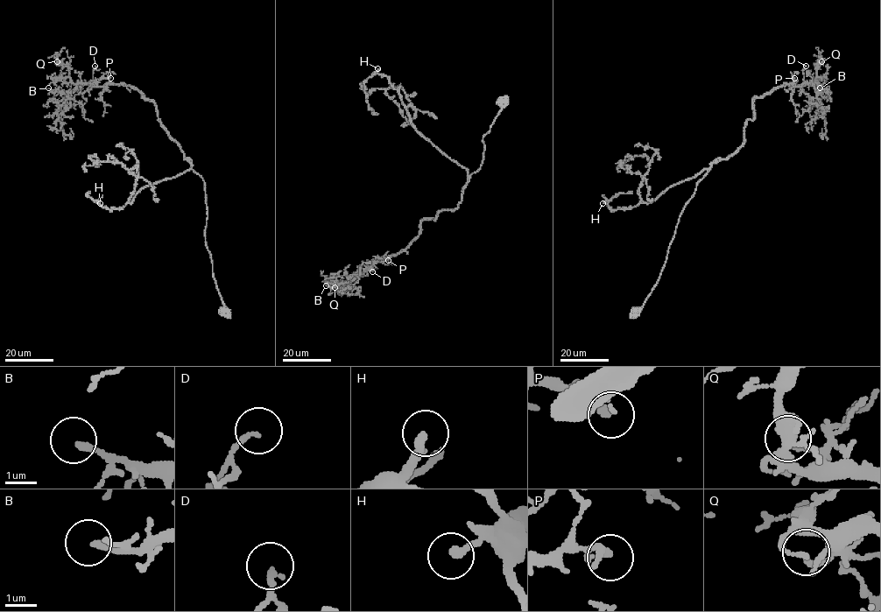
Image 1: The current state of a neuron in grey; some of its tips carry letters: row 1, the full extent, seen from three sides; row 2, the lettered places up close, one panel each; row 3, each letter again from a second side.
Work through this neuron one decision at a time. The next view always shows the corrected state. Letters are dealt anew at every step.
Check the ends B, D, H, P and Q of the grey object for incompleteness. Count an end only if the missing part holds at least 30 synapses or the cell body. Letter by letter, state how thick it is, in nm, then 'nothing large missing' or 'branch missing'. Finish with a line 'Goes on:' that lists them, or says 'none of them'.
B: 190 nm | nothing large missing
D: 180 nm | nothing large missing
H: 260 nm | nothing large missing
P: 190 nm | nothing large missing
Q: 190 nm | nothing large missing
Goes on: none of them

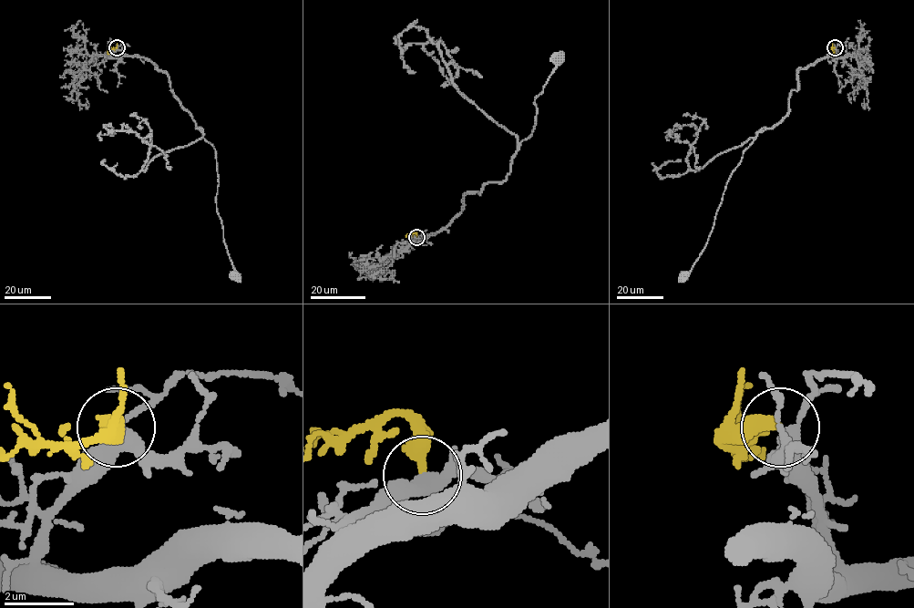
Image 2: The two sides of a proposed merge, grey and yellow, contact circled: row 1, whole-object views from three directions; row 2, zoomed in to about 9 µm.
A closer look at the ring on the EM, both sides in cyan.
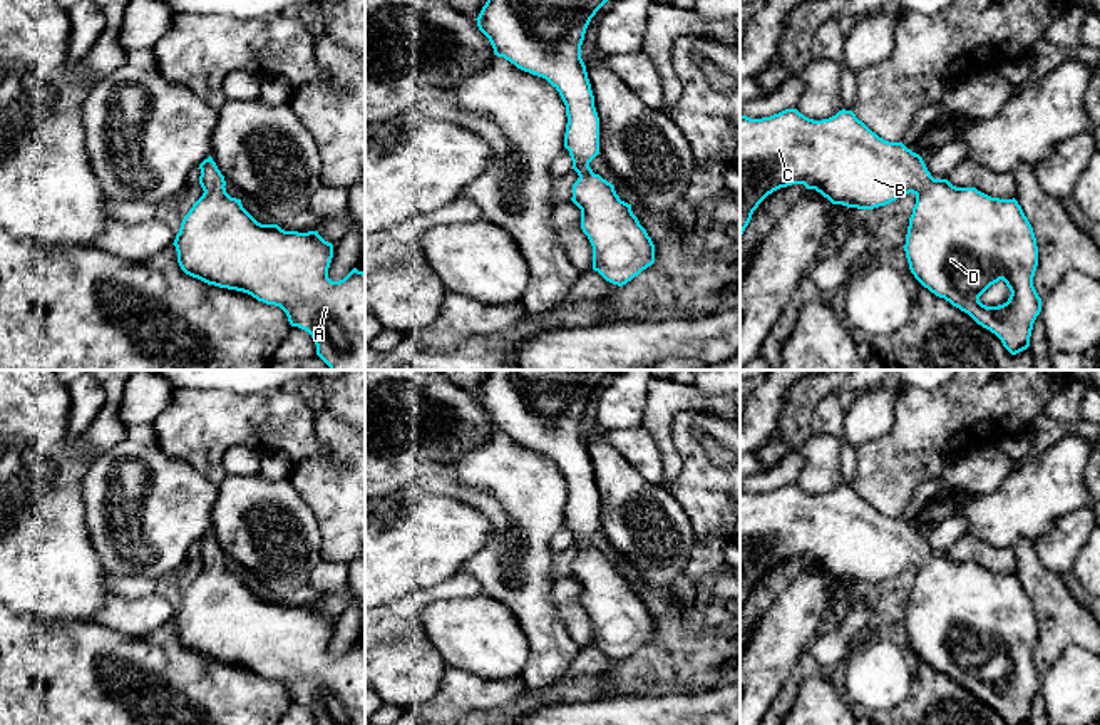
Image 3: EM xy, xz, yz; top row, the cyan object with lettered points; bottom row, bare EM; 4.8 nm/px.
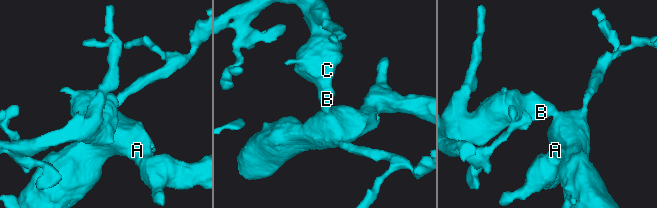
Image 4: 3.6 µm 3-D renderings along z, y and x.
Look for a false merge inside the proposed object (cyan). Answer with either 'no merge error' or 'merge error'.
no merge error

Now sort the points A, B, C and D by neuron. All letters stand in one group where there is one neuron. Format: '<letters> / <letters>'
A B C D

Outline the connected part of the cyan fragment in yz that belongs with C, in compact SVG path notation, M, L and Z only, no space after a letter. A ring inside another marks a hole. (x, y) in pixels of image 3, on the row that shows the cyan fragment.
M797 109L762 119L740 116L740 238L758 204L792 184L815 189L832 204L857 209L886 206L912 193L916 204L902 248L914 278L995 333L1011 355L1030 347L1033 323L1041 311L1041 298L1033 286L1038 246L1015 198L991 198L976 188L956 188L948 179L934 179L919 154L902 142L884 141L852 111L842 109L822 121L809 119ZM1000 280L1011 291L1008 301L983 305L979 296Z

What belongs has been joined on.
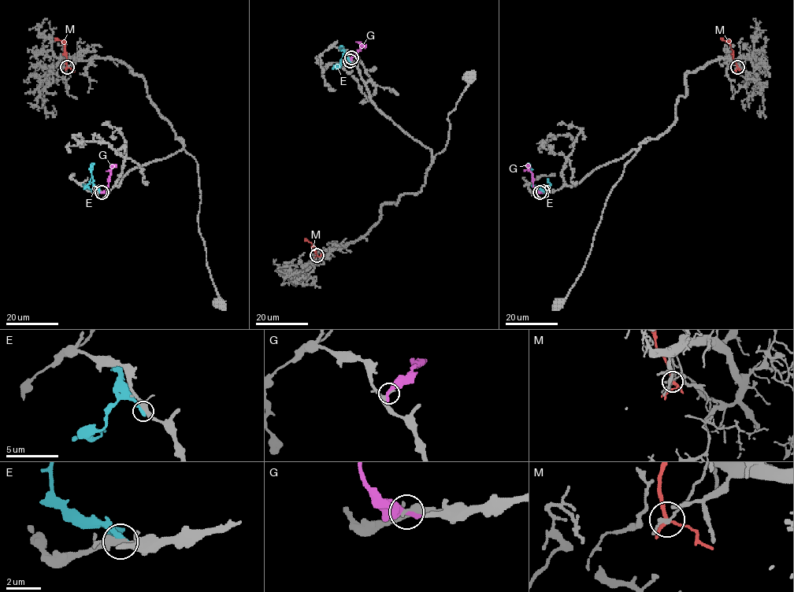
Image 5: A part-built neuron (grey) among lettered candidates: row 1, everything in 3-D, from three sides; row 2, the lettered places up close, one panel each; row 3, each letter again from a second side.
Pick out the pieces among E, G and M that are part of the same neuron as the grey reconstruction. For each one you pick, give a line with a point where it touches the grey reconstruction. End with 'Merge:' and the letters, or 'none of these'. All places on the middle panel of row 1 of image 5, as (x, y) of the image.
Merge: none of these

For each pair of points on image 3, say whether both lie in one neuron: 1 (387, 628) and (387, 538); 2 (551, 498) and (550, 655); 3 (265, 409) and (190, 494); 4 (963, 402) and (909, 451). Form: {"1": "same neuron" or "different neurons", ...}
{"1": "different neurons", "2": "same neuron", "3": "different neurons", "4": "same neuron"}

